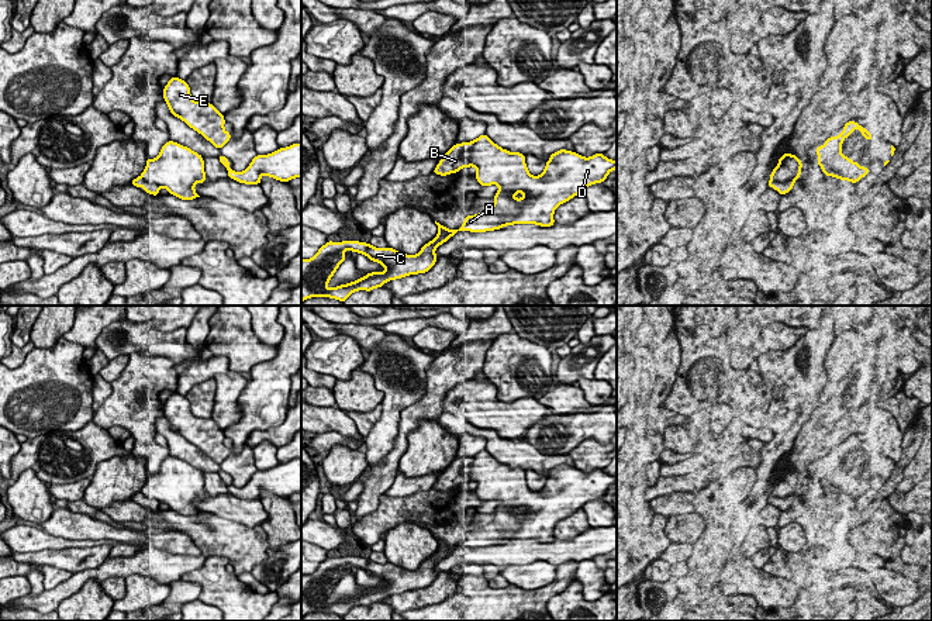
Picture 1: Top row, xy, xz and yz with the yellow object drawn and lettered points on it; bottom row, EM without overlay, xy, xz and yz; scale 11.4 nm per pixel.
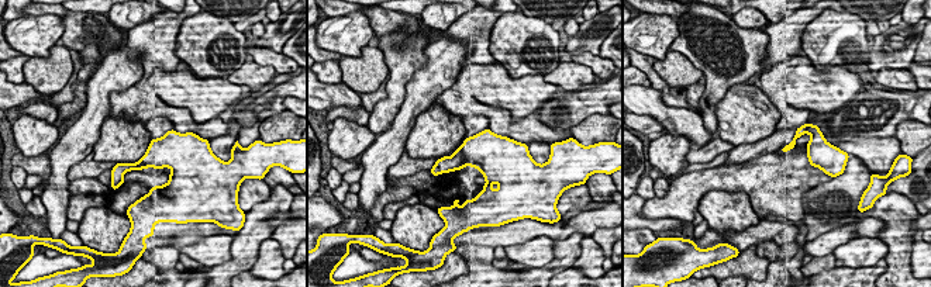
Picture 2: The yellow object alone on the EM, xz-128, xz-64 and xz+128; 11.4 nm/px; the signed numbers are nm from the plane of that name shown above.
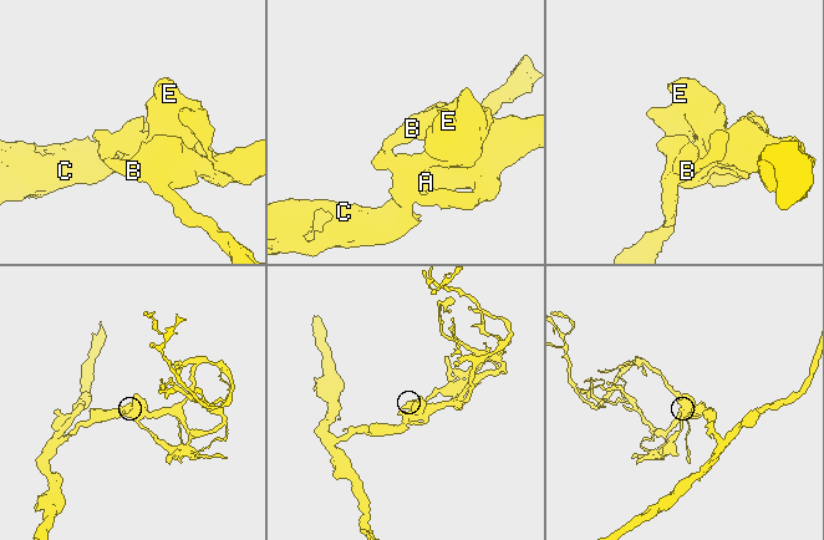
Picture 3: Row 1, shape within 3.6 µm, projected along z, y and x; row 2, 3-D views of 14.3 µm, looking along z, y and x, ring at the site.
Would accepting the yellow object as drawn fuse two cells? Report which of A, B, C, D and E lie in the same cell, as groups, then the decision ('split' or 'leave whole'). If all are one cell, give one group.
A C D E / B | split

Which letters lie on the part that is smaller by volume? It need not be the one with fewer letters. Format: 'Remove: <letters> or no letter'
Remove: B

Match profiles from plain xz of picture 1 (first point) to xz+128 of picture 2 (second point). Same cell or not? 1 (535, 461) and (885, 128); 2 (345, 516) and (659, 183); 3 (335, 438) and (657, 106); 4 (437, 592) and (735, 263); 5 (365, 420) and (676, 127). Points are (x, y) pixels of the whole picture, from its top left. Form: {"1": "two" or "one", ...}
{"1": "two", "2": "one", "3": "two", "4": "one", "5": "two"}

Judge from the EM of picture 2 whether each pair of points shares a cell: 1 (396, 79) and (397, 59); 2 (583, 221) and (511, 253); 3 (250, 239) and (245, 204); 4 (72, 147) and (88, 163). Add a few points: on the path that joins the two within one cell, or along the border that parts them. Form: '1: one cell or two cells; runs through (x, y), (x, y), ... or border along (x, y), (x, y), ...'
1: one cell; runs through (397, 75), (397, 64)
2: two cells; border along (552, 238), (537, 235), (516, 245)
3: two cells; border along (271, 189), (265, 200), (255, 203), (245, 213)
4: two cells; border along (92, 152), (71, 168), (68, 173), (69, 182)

